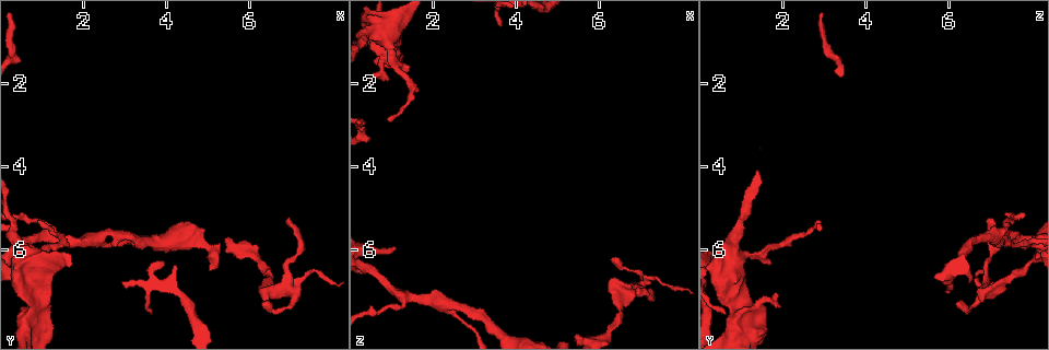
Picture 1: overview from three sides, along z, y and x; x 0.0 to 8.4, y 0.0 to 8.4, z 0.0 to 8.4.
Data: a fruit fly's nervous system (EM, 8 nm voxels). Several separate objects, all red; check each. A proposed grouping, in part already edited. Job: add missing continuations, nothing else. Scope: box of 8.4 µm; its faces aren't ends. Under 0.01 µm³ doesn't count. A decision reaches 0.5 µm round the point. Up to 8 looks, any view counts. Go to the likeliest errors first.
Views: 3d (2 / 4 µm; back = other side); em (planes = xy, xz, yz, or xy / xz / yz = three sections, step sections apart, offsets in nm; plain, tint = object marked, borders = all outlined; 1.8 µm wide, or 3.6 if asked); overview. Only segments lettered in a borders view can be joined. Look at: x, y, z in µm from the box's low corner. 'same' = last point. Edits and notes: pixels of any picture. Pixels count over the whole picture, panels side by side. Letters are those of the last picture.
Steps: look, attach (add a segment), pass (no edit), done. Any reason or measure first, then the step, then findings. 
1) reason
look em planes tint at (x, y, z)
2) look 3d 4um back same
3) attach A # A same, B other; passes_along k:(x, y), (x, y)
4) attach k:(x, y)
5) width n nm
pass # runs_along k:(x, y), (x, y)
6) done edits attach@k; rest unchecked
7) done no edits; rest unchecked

end of a long branch
look em xy step 16 borders at (1.15, 7.00, 6.05)

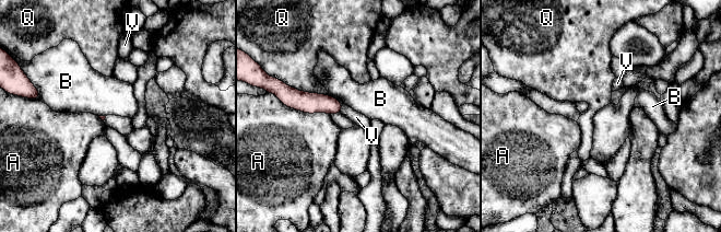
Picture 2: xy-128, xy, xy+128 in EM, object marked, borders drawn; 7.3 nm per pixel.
cut it another way
look em planes borders same

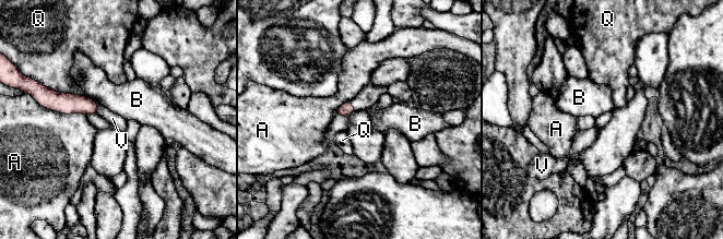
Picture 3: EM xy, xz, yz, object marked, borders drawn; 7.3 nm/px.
pass # A other, B other, Q other, V other; border 3:(98, 105), (97, 114); none of them fits

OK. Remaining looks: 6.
free end
look 3d 2um at (6.90, 5.35, 6.85)

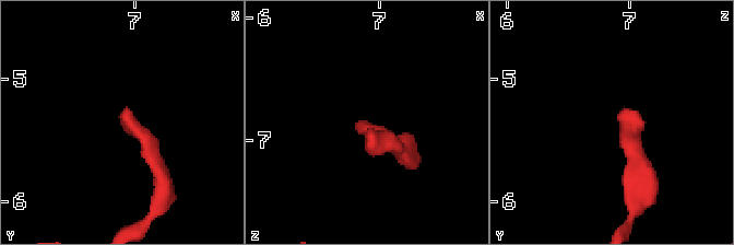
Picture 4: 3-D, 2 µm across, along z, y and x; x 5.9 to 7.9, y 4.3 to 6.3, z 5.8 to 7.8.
shape alone is not enough
look em planes plain at (6.96, 5.32, 6.88)

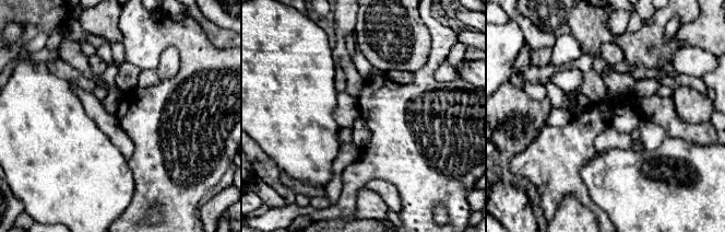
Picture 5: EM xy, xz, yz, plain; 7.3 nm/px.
look em planes borders same

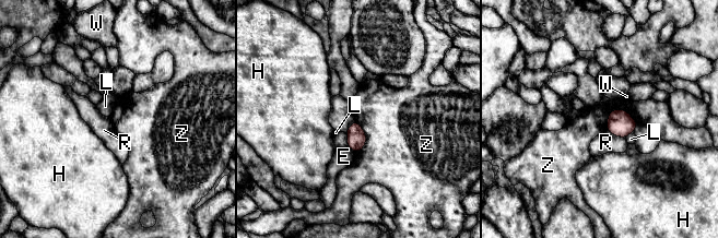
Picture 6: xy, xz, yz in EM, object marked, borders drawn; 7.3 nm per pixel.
pass # E other, H other, L other, R other, W other, Z other; none of them fits

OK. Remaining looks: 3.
sudden change in width
look em xy step 8 tint at (7.15, 7.25, 6.70)

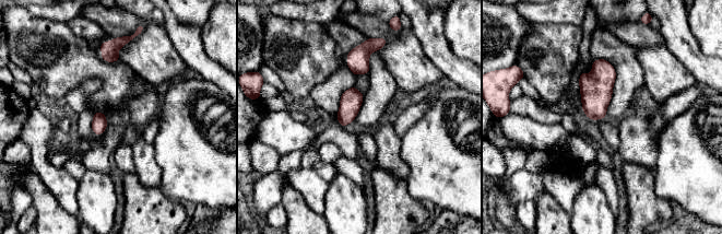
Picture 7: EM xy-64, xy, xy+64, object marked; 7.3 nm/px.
see the neighbours
look em xy step 8 borders same

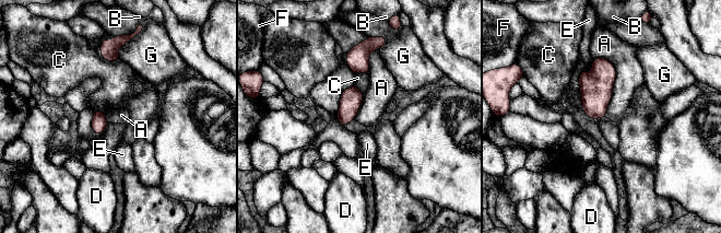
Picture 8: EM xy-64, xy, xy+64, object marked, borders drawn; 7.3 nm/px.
longest_contact A 440 nm
pass # A other, B other, C other, D other, E other, F other, G other; border 8:(597, 57), (615, 70), (604, 116); no lettered segment goes on from it

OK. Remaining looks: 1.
done no edits; rest unchecked

